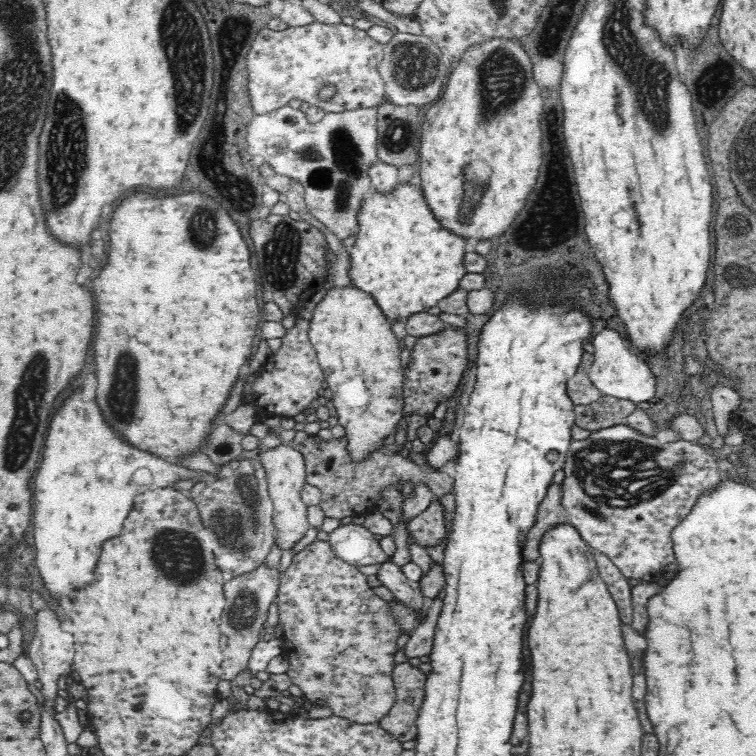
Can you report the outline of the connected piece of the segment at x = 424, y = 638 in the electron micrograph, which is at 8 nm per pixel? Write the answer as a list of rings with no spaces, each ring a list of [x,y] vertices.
[[[436,597],[426,606],[426,618],[411,632],[406,644],[406,656],[418,658],[427,656],[432,652],[435,636],[435,626],[442,608],[443,602]]]

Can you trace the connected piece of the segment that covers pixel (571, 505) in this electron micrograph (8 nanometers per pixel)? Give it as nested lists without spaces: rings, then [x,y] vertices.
[[[622,423],[608,428],[591,431],[588,438],[573,440],[570,443],[564,464],[564,479],[561,484],[562,498],[561,505],[568,514],[568,523],[581,534],[581,538],[589,547],[608,557],[622,572],[626,579],[636,579],[646,582],[657,582],[661,578],[660,568],[675,562],[674,543],[672,543],[672,530],[692,512],[692,507],[696,504],[697,498],[702,493],[709,493],[721,481],[718,474],[716,458],[710,455],[702,446],[696,442],[680,439],[679,441],[666,442],[662,444],[654,435],[644,435],[634,428]]]

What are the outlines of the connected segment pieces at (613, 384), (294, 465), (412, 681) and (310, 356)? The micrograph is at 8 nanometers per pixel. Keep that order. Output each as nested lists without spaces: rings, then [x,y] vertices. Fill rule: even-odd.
[[[604,329],[594,340],[595,362],[589,368],[590,380],[604,395],[626,399],[635,403],[650,400],[656,392],[656,377],[650,365],[632,349],[618,331]]]
[[[282,443],[281,445],[260,452],[258,456],[260,463],[266,471],[266,482],[269,490],[269,497],[273,502],[274,527],[276,527],[275,544],[284,550],[292,549],[309,529],[307,520],[306,503],[302,500],[302,488],[306,483],[305,460],[303,454],[298,452],[293,443]]]
[[[406,661],[394,667],[392,678],[395,704],[377,723],[402,743],[415,740],[415,721],[425,697],[427,675]]]
[[[298,318],[296,324],[287,330],[286,336],[281,338],[282,345],[276,355],[264,363],[256,373],[257,377],[251,388],[257,420],[264,420],[275,415],[292,418],[306,410],[314,398],[319,397],[318,390],[325,378],[319,365],[317,352],[310,342],[308,329],[309,321]],[[253,394],[259,395],[253,396]]]

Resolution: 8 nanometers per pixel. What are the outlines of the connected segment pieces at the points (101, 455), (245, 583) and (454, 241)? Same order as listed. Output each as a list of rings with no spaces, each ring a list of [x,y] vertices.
[[[82,388],[72,390],[72,394],[60,404],[54,412],[46,444],[44,444],[44,460],[40,462],[38,474],[34,478],[34,542],[36,542],[36,564],[40,577],[52,598],[68,598],[70,592],[78,586],[88,586],[94,578],[94,568],[102,550],[102,542],[120,534],[122,524],[132,508],[132,500],[152,488],[166,488],[178,479],[196,479],[197,482],[217,480],[216,474],[206,471],[192,470],[182,465],[174,466],[154,458],[150,452],[140,452],[124,438],[120,438],[104,420],[100,406],[92,398],[90,402],[82,398]]]
[[[265,563],[260,564],[253,572],[233,578],[224,584],[225,609],[221,631],[226,638],[228,664],[222,667],[220,676],[226,680],[232,681],[239,672],[247,668],[251,651],[262,641],[260,632],[267,626],[268,608],[277,598],[283,574],[279,572],[279,566],[268,568]]]
[[[399,184],[389,193],[371,190],[361,202],[357,214],[358,230],[354,244],[347,248],[349,253],[349,276],[352,285],[366,291],[376,299],[381,312],[390,324],[406,320],[412,314],[428,312],[448,295],[451,295],[467,273],[464,267],[466,238],[442,227],[434,217],[420,185]]]

